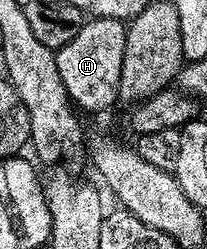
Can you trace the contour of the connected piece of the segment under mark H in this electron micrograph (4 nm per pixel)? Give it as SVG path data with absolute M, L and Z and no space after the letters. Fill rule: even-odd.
M96 17L83 24L81 31L77 31L77 35L56 52L55 62L61 83L65 83L68 97L80 110L99 113L119 101L121 59L125 59L126 34L127 25L124 22L115 17Z

